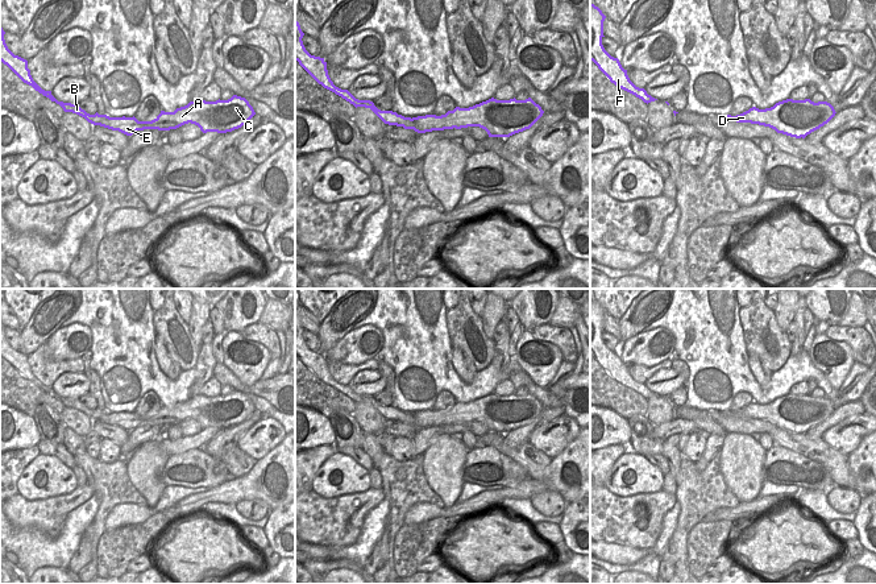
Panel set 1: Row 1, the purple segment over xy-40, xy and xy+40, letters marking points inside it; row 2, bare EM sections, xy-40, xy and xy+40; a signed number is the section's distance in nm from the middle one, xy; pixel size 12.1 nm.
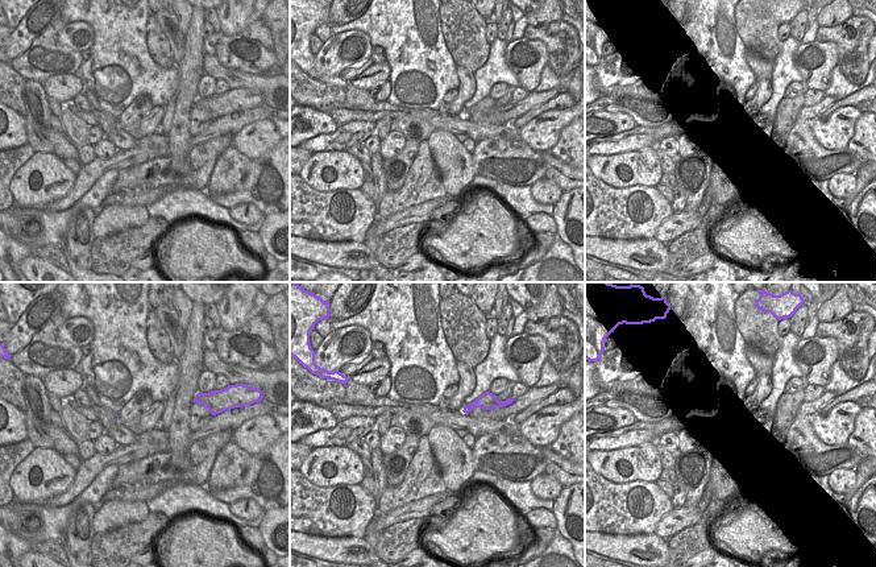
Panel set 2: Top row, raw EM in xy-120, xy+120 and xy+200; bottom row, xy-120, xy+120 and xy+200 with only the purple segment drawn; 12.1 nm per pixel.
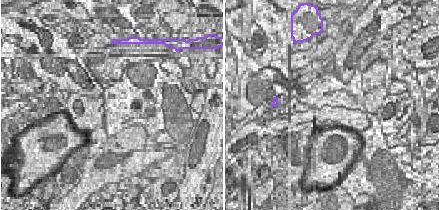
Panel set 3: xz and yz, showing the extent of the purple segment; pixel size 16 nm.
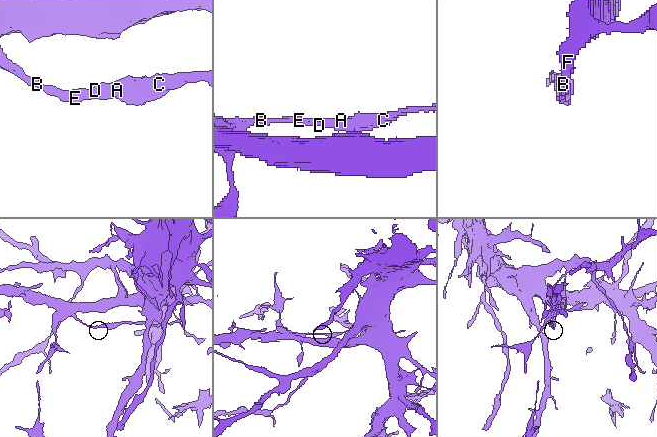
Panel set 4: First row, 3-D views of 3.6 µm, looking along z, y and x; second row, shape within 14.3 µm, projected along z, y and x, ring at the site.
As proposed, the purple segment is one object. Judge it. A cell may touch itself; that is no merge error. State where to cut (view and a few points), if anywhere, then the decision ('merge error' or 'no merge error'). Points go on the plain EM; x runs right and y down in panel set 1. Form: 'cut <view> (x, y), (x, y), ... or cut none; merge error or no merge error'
cut xy-40 (111, 413), (100, 421); merge error

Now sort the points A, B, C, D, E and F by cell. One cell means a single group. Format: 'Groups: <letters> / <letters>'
Groups: A C D E / B F

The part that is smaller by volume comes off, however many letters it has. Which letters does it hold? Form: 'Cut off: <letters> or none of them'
Cut off: A, C, D, E

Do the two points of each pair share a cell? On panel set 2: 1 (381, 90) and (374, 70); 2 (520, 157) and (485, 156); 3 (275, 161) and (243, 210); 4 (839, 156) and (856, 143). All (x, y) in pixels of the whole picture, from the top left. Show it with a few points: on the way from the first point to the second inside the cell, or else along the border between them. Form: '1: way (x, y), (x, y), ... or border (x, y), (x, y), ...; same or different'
1: border (387, 79), (377, 83), (369, 91); different
2: way (511, 157), (494, 156); same
3: border (229, 208), (241, 203), (253, 203), (262, 212); different
4: border (847, 147), (862, 158); different

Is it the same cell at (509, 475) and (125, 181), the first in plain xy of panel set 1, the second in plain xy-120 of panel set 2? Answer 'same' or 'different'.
same

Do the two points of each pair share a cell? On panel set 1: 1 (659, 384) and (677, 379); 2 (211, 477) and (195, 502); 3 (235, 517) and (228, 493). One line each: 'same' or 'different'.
1: same
2: different
3: different

